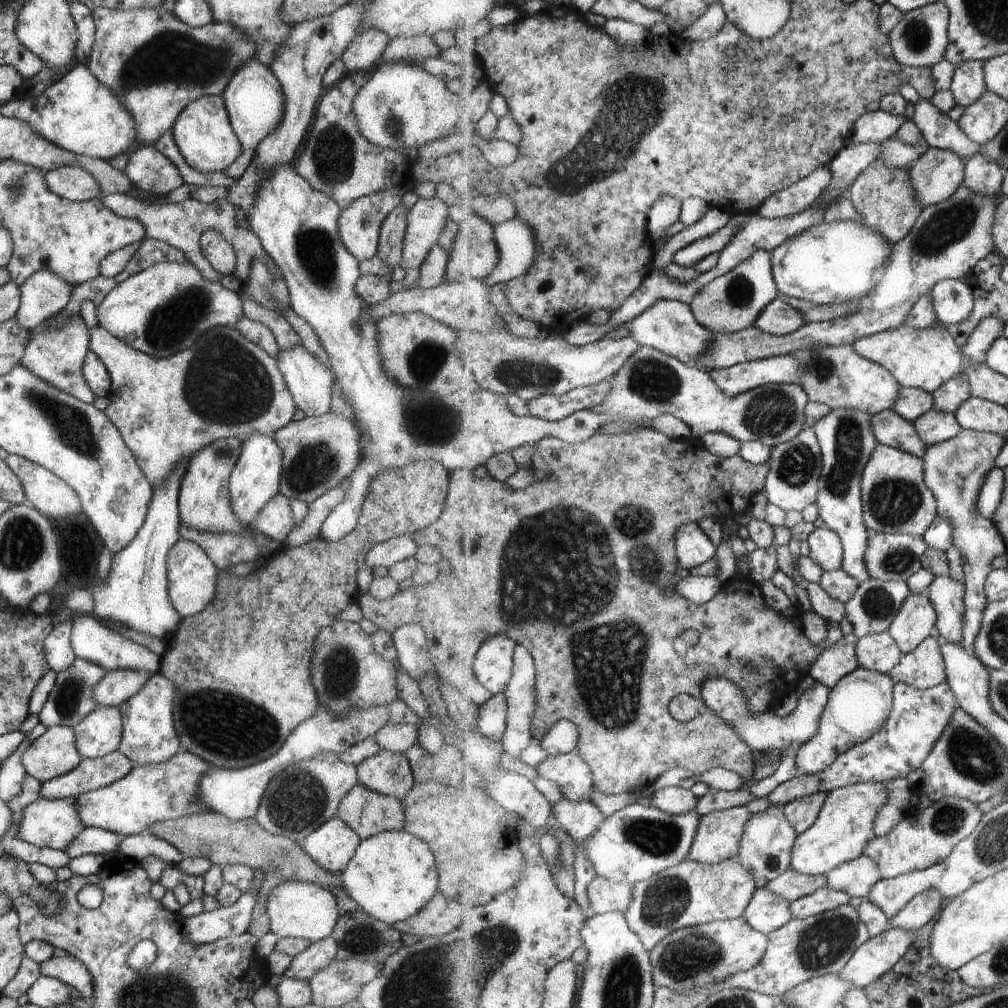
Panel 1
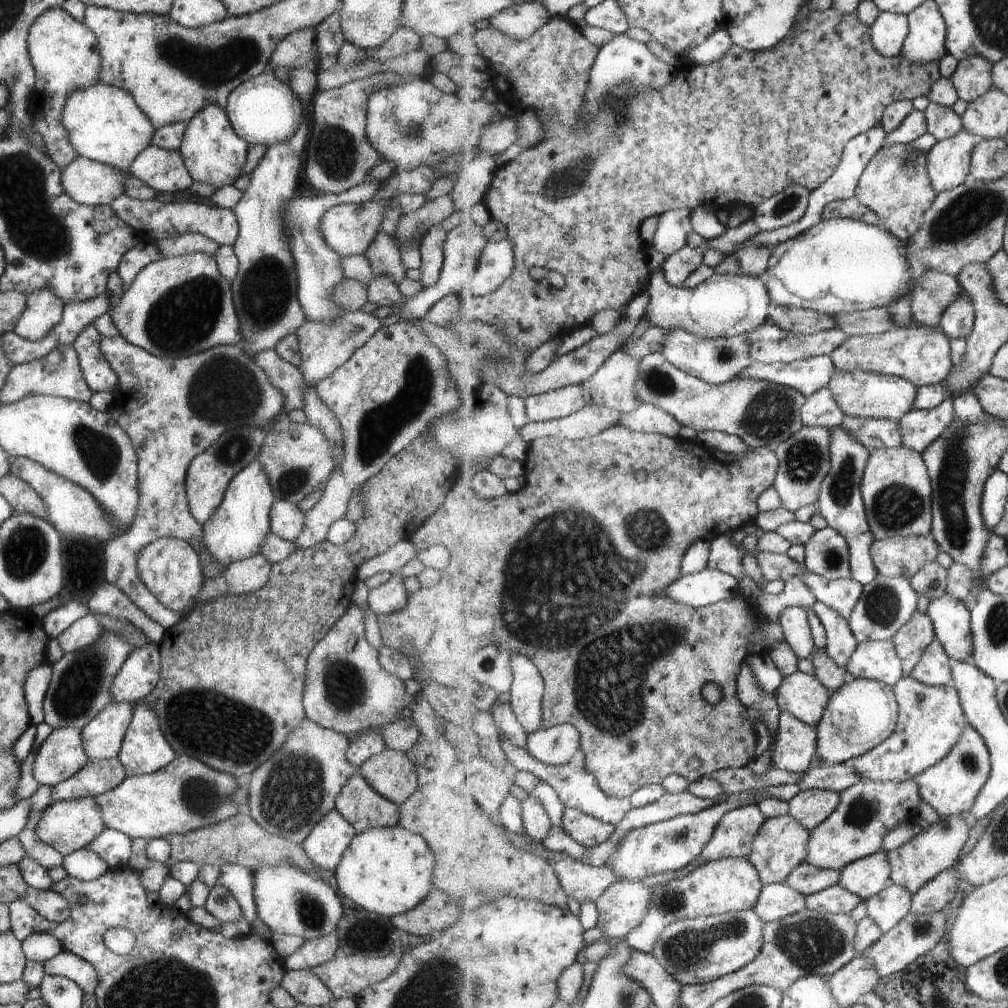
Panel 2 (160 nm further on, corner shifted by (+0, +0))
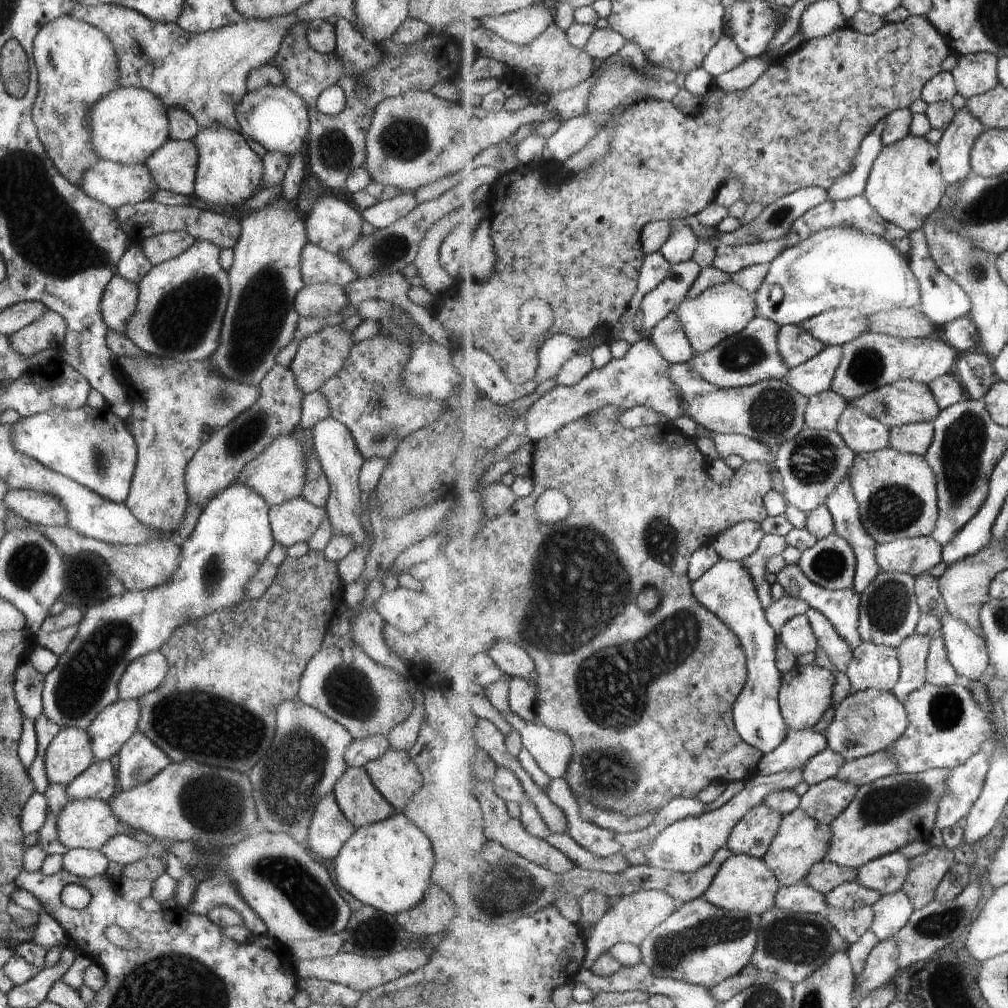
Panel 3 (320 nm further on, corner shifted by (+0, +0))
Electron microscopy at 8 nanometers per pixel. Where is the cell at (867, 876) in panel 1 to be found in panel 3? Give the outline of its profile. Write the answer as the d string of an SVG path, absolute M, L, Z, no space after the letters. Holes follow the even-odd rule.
M901 851L891 853L862 866L857 882L883 895L903 891L912 870L912 860Z

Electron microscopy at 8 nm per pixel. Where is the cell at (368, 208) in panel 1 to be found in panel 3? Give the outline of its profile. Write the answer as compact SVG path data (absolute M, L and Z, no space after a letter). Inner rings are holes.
M333 194L321 195L304 221L306 240L331 254L349 248L361 234L359 212Z

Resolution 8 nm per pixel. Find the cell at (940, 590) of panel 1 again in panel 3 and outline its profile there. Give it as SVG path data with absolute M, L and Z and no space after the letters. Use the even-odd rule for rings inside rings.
M948 612L941 620L949 660L957 669L962 682L982 682L985 671L989 670L992 664L987 640L952 613Z

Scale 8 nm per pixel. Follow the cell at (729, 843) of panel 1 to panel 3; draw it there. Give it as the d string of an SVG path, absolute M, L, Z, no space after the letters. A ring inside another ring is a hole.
M763 802L753 807L737 824L727 846L735 855L746 854L763 859L783 822L784 816Z

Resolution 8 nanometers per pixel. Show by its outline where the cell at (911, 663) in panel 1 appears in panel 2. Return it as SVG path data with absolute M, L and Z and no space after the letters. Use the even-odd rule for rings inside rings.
M935 639L912 672L911 678L932 687L953 688L952 659L939 639Z

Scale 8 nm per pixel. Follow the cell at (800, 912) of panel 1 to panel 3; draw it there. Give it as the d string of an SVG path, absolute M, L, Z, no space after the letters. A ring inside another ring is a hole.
M857 881L842 884L833 892L826 894L828 905L839 910L874 907L882 896L883 894L880 892L864 887Z

